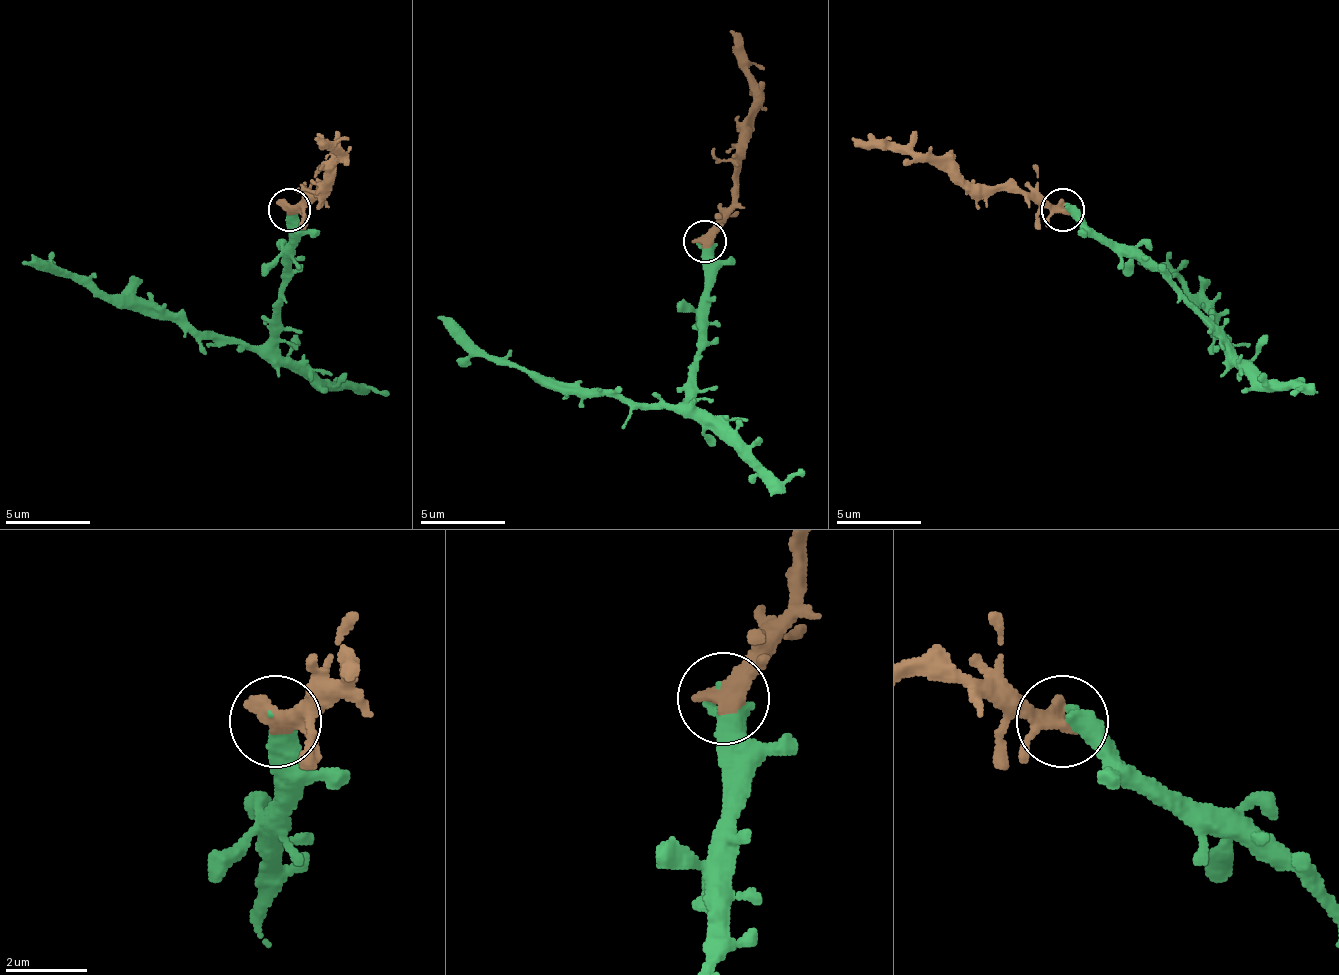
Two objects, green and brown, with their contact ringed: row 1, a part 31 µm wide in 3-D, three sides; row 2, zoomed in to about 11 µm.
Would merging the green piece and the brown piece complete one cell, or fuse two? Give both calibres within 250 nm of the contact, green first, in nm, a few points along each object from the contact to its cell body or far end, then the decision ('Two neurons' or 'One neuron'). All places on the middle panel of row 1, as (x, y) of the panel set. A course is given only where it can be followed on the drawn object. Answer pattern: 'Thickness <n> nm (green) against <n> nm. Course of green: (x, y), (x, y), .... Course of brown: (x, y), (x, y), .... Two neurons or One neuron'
Thickness 550 nm (green) against 360 nm. Course of green: (703, 244), (703, 351), (695, 389), (674, 406), (627, 406), (589, 393), (559, 389), (470, 351), (436, 317). Course of brown: (703, 240), (716, 219), (733, 202), (737, 138), (754, 104), (742, 45), (729, 32). One neuron

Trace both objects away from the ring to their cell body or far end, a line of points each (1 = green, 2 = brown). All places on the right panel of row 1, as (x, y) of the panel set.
1: (1066, 210), (1100, 236), (1130, 244), (1227, 346), (1215, 321), (1172, 274), (1138, 261)
2: (1062, 210), (1040, 206), (1023, 189), (960, 185), (926, 159), (866, 147), (853, 138)

